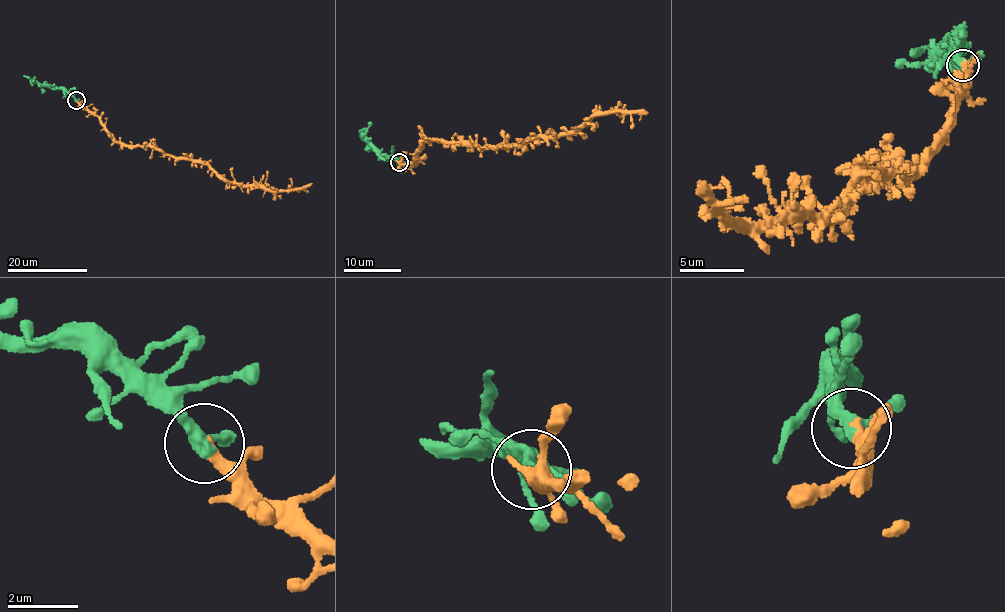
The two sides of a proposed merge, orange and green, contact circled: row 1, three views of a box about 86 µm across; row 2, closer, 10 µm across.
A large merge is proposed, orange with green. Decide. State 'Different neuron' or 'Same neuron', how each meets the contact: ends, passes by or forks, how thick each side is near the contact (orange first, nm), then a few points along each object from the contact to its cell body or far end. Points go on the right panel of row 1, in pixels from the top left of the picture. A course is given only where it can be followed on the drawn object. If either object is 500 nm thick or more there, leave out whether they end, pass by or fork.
Same neuron. At the ring orange ends. At the ring green passes by. Thickness 320 nm (orange) against 320 nm. Course of orange: (961, 64), (946, 135), (913, 173), (858, 166), (832, 215), (792, 204), (749, 225), (714, 209), (699, 181). Course of green: (961, 64), (954, 43), (958, 45), (939, 56), (931, 46), (911, 55)

